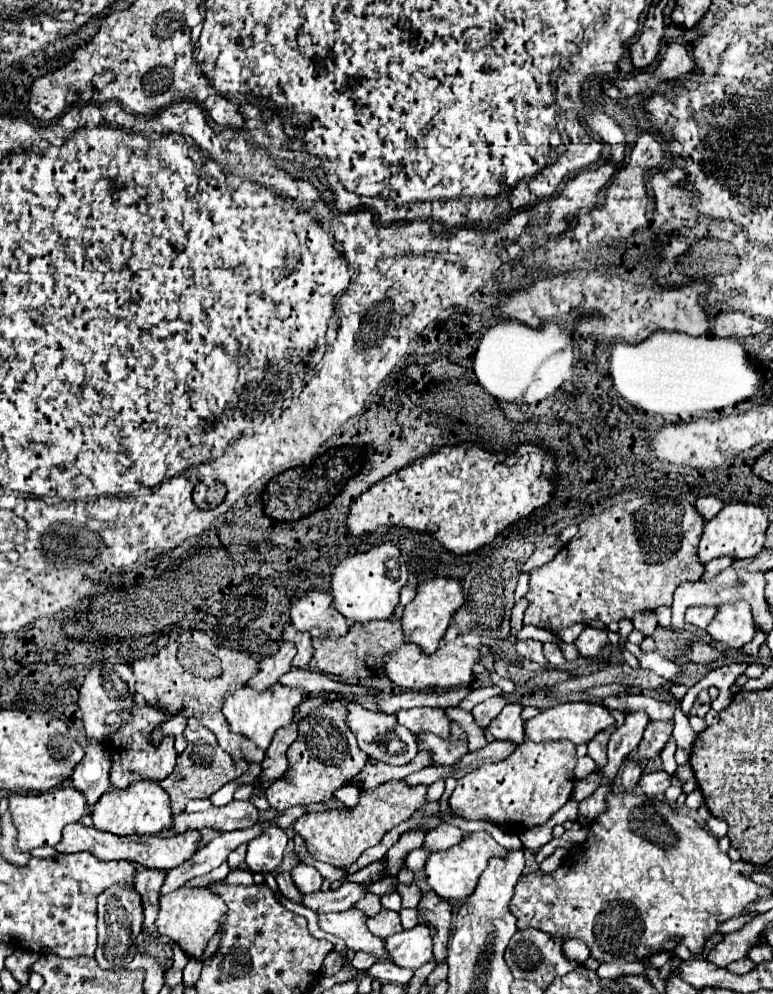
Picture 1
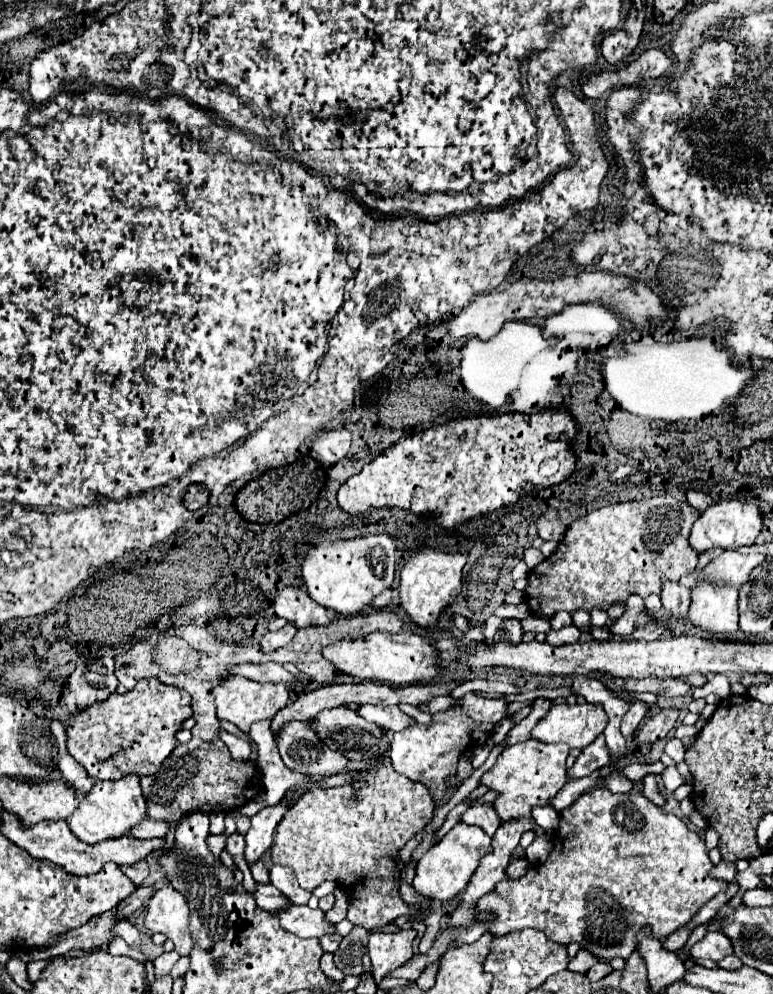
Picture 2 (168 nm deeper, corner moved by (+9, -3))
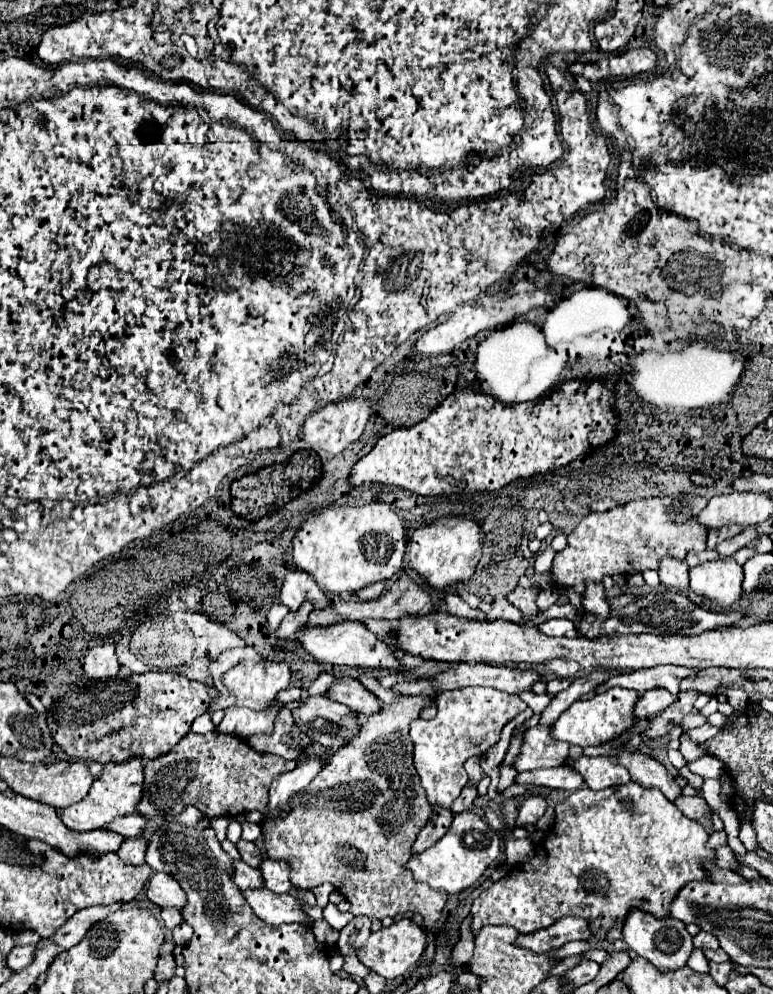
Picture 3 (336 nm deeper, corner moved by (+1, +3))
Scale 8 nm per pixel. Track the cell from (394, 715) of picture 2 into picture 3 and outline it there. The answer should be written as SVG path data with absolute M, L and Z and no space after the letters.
M337 676L327 690L327 696L361 714L377 714L381 710L377 696L373 696L359 680L351 676Z

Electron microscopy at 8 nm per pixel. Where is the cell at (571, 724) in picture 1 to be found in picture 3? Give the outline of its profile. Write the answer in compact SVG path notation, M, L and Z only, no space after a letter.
M613 686L607 692L597 694L589 700L577 700L553 724L551 736L569 744L577 744L581 748L601 746L605 742L611 742L635 726L635 702L637 700L639 700L637 690L627 690L619 686Z

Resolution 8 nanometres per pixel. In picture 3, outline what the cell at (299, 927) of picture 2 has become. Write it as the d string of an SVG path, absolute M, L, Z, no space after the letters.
M267 888L245 890L243 898L251 906L251 910L267 924L313 924L309 914L299 906L299 902L289 894L275 894Z

